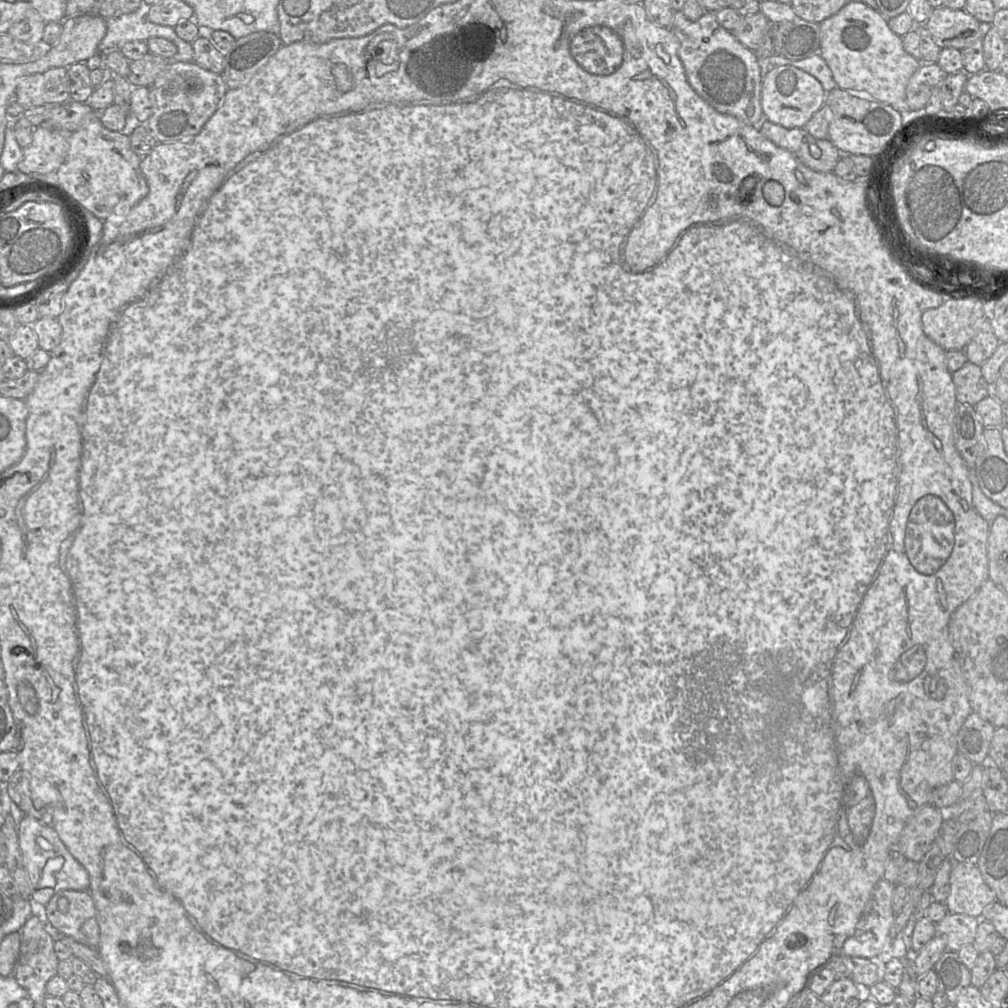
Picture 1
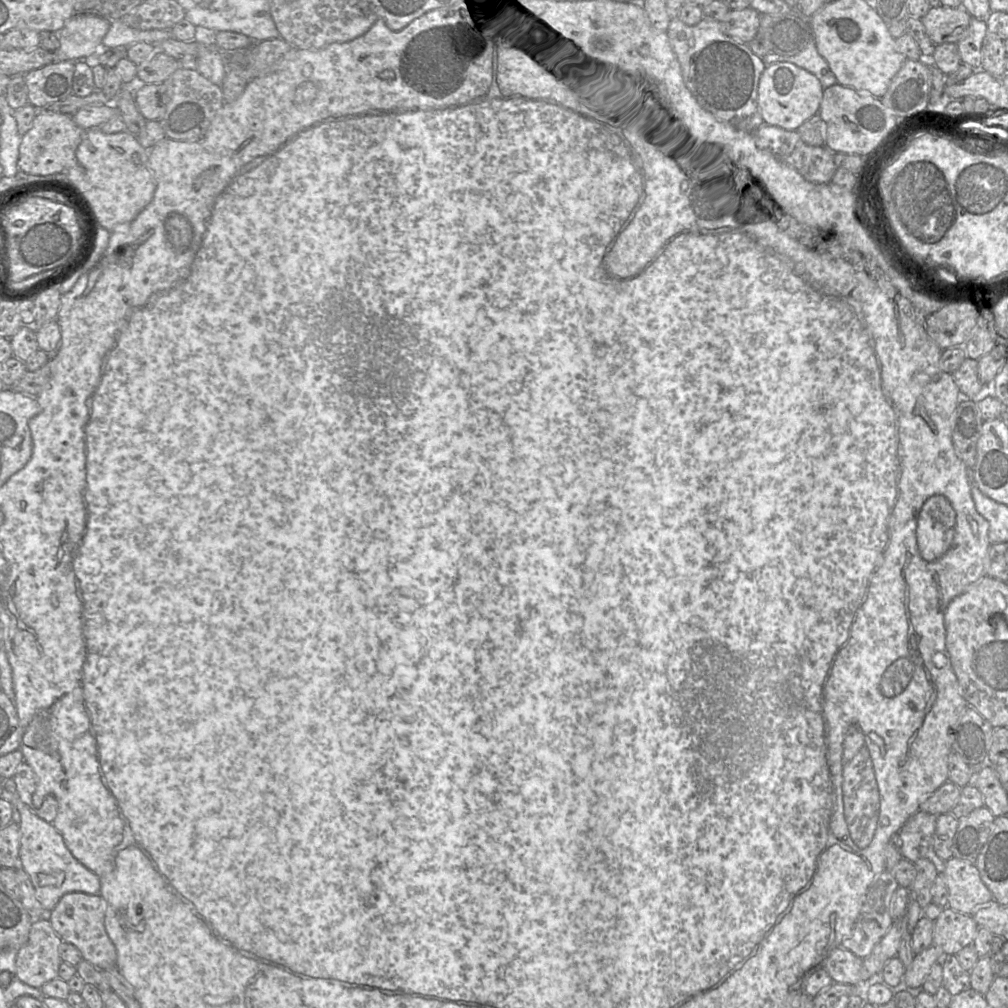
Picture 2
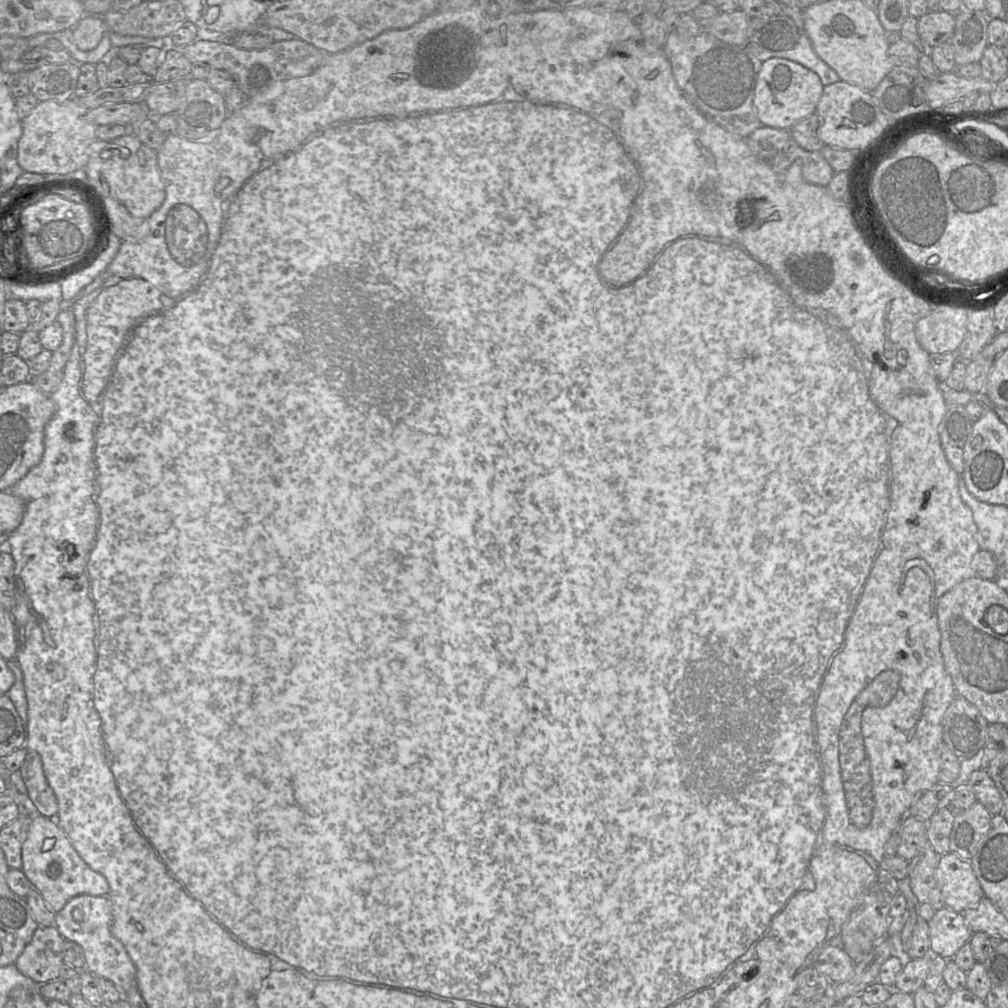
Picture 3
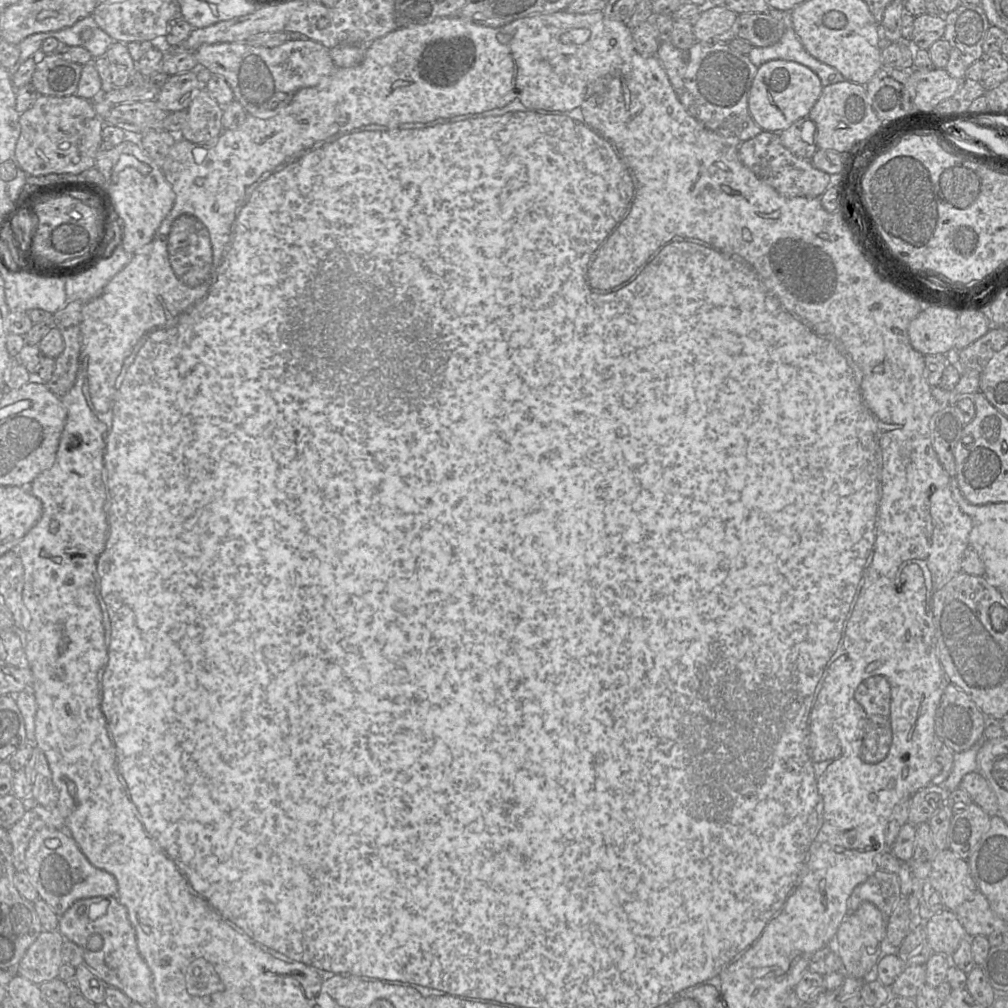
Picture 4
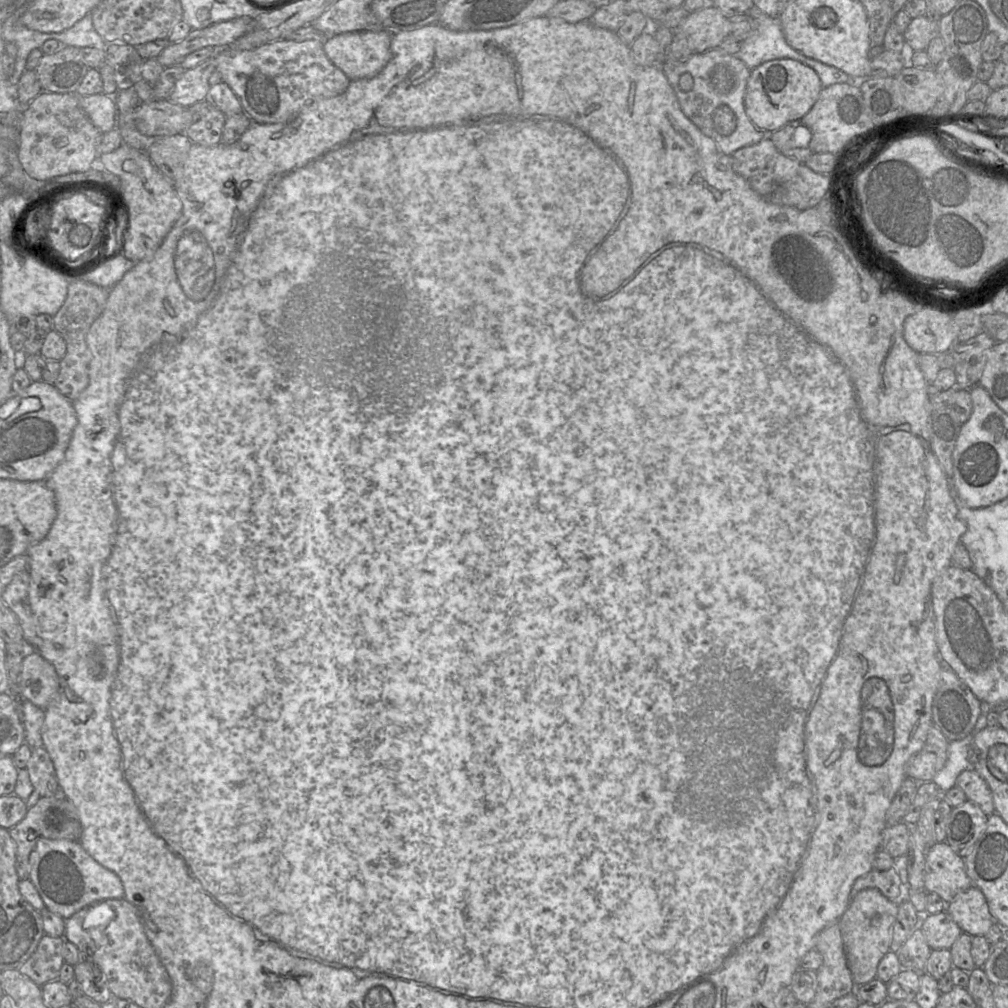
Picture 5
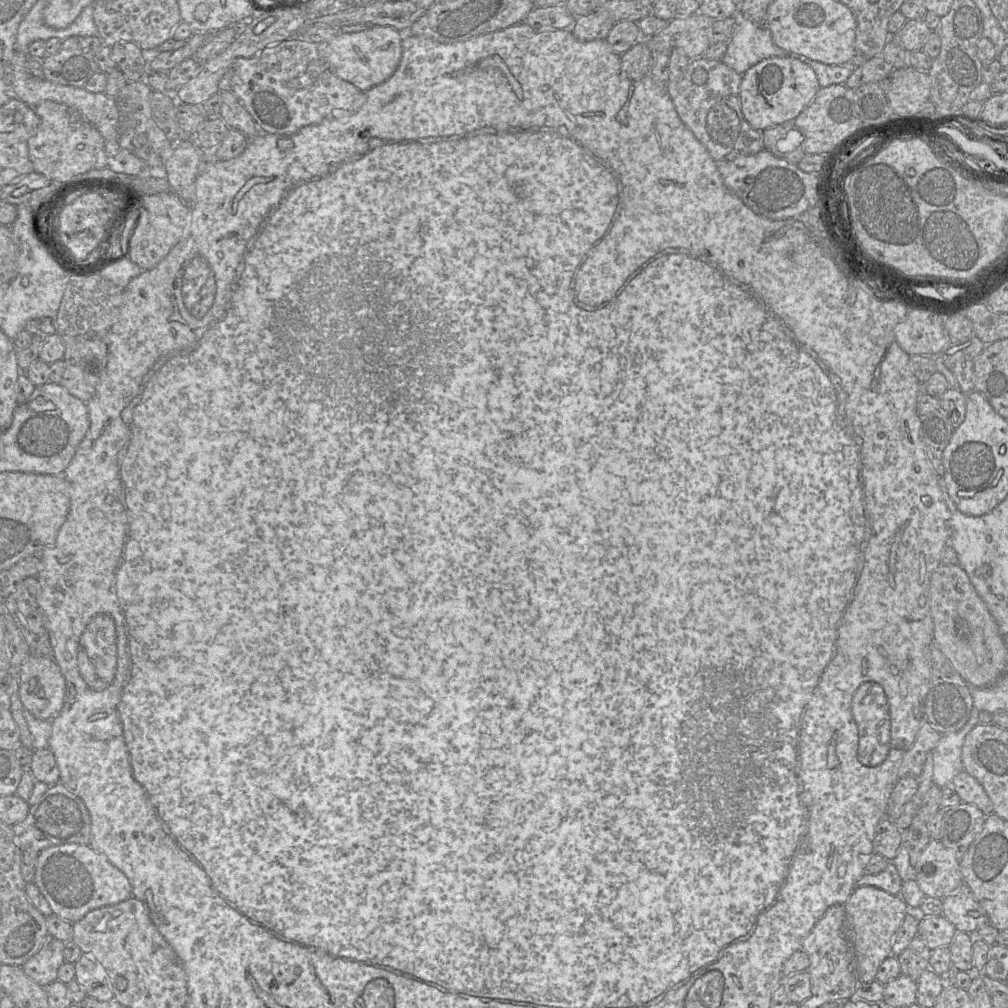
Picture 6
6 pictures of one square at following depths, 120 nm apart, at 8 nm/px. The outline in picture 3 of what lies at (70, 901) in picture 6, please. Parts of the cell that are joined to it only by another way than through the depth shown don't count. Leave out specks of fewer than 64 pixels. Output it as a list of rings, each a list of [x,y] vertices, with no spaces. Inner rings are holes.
[[[34,804],[25,805],[24,811],[25,815],[30,816],[31,824],[22,845],[22,870],[49,908],[57,913],[71,898],[78,895],[108,896],[107,879],[91,869],[80,857],[56,820],[41,815]]]

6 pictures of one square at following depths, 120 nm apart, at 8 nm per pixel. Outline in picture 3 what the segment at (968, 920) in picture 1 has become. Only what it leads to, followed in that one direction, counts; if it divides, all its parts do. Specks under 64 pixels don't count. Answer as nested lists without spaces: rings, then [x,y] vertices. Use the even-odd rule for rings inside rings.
[[[948,907],[936,910],[928,921],[930,955],[953,959],[956,952],[970,941],[973,932],[965,923],[963,913]]]

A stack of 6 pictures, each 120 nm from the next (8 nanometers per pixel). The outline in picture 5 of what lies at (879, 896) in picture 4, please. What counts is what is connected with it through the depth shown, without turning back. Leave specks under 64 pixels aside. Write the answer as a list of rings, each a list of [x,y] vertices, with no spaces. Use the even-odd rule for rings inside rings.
[[[893,867],[884,871],[872,869],[860,876],[852,886],[851,899],[863,889],[878,889],[891,901],[899,901],[904,896],[899,875]]]

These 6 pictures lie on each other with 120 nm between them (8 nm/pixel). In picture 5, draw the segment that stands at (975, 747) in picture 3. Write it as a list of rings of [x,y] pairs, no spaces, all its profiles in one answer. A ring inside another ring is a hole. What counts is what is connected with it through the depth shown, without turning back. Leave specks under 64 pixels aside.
[[[942,662],[932,705],[933,725],[948,741],[957,741],[972,732],[981,713],[981,701],[957,674]]]

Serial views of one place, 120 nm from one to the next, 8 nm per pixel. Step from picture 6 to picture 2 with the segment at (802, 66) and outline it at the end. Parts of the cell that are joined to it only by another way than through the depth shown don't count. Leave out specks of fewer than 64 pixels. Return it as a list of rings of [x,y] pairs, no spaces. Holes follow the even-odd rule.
[[[789,62],[767,65],[758,85],[758,108],[764,124],[795,131],[819,113],[824,88],[809,71]]]

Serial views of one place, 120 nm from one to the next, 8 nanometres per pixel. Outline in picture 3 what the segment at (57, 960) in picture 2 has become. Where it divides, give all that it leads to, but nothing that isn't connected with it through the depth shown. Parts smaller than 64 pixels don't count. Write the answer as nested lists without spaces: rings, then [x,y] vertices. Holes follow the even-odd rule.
[[[40,926],[15,962],[17,969],[37,984],[60,979],[65,939],[57,928]]]

